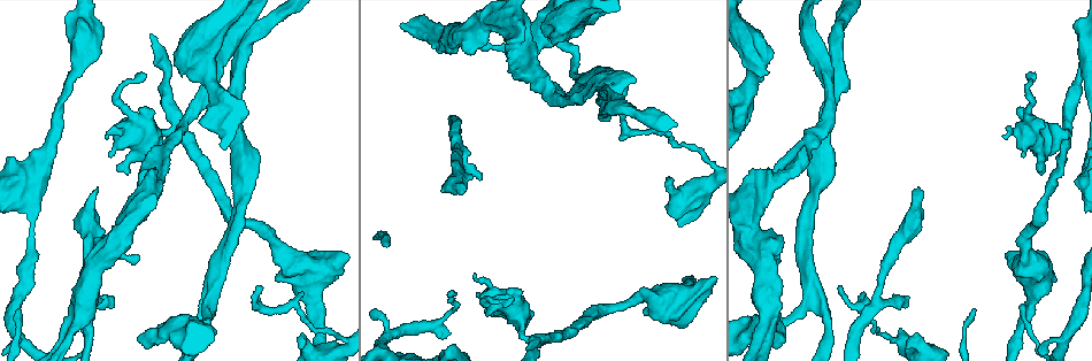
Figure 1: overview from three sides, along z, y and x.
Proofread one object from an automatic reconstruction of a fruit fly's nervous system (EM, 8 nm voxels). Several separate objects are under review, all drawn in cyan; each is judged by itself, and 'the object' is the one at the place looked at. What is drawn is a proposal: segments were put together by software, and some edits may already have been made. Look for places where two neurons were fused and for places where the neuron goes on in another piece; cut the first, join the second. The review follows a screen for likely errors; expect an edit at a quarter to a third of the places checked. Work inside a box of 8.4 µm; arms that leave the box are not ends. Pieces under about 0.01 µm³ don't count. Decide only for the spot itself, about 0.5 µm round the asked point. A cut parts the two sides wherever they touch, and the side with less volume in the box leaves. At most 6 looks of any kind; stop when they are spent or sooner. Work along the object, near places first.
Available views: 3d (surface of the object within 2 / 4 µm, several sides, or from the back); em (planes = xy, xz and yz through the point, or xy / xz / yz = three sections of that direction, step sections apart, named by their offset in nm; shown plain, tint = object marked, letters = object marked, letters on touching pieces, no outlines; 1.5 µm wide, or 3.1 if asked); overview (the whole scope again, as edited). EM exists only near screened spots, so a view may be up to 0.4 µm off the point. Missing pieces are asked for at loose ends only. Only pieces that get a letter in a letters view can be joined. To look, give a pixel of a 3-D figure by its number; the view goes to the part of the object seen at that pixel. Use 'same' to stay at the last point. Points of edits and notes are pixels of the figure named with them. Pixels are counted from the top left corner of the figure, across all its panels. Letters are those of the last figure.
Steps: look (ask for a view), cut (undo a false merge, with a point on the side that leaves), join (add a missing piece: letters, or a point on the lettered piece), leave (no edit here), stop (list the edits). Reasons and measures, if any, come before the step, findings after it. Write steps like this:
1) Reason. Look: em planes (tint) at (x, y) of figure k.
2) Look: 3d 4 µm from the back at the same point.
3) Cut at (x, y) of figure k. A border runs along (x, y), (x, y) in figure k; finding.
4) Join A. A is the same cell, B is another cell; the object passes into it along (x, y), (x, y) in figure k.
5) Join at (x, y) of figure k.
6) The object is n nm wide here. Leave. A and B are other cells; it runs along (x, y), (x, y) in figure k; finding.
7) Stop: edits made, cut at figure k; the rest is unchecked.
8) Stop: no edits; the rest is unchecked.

Tapers out. Look: 3d 4 µm at (838, 287) of figure 1.

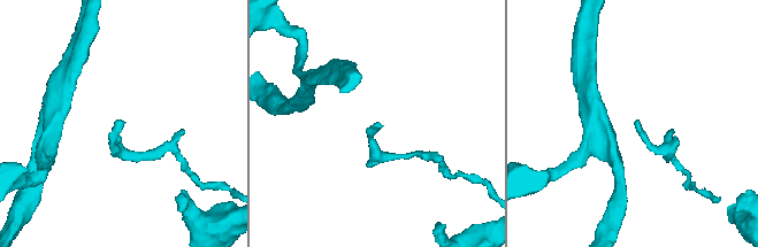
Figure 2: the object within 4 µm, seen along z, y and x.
Look: em planes (letters) at (637, 124) of figure 2.

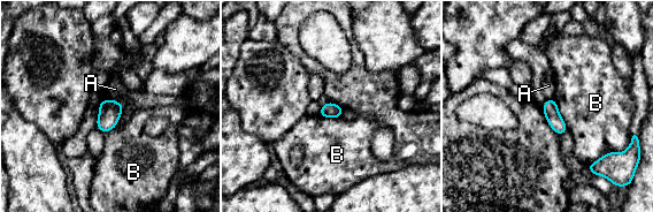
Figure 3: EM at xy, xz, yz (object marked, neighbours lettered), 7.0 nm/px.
The object is 110 nm wide here. Leave. A and B are other cells; a border runs along (621, 151), (606, 152), (586, 165) in figure 3; none of them fits.

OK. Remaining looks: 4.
Abrupt turn. Look: 3d 2 µm at (886, 335) of figure 1.

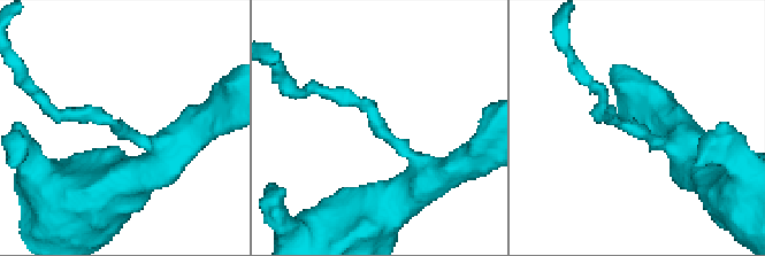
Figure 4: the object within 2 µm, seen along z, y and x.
Shape alone is not enough. Look: em planes (letters) at (642, 128) of figure 4.

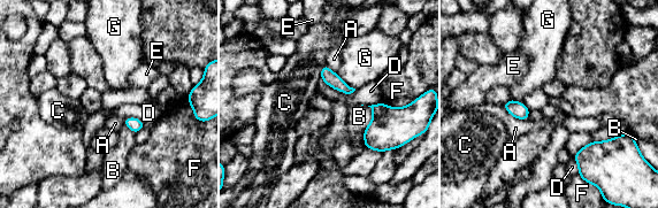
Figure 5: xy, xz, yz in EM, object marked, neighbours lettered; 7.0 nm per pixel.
The object is 100 nm wide here. Leave. A, B, C, D, E, F and G are other cells; a border runs along (337, 72), (349, 85), (356, 89) in figure 5; continuous, no second neuron.

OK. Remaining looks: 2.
Branch stops here. Look: em planes (plain) at (463, 190) of figure 1.

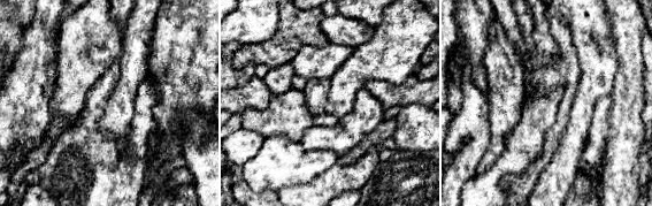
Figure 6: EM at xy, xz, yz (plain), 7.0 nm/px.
Look: em planes (letters) at the same point.

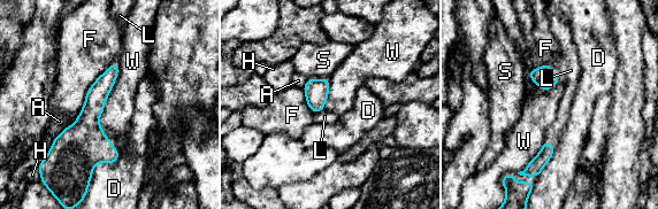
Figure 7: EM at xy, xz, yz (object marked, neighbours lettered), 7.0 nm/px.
The longest contact is with W, 480 nm. Join at (324, 116) of figure 7. L is the same cell, A, D, F, H, S and W are other cells; the object passes into it along (316, 91), (319, 110), (324, 116) in figure 7; the neuron continues.

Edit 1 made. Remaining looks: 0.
Stop: edits made, join at figure 7; the rest is unchecked.

